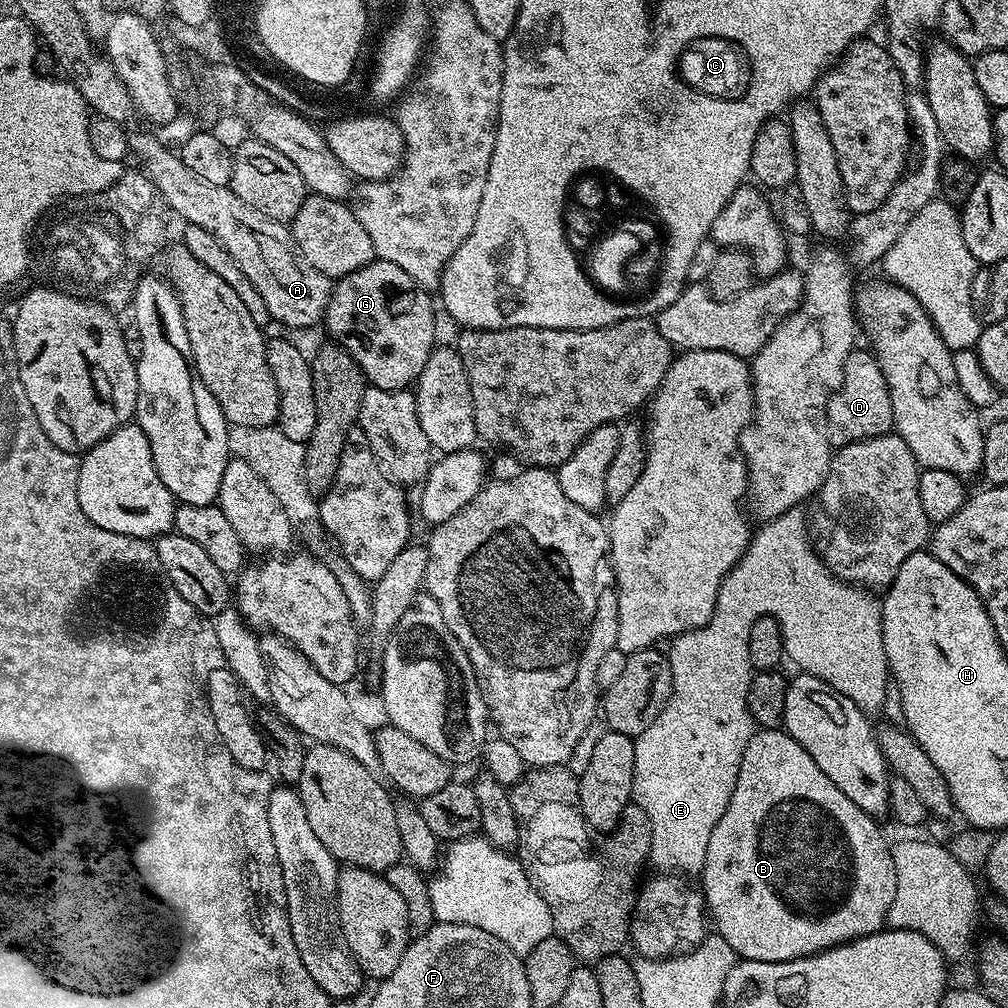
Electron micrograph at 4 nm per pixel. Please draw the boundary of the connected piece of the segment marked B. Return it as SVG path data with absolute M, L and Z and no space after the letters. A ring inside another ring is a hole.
M760 728L752 733L750 742L746 742L746 754L742 754L742 766L738 770L738 782L734 786L734 794L730 794L730 806L726 806L726 814L714 826L714 834L710 834L710 846L706 846L706 862L702 873L702 891L707 911L715 931L735 950L740 960L754 962L786 962L797 960L803 956L813 956L827 948L836 948L851 940L869 936L881 931L887 925L890 902L894 902L894 862L889 841L884 841L880 828L873 817L867 816L822 770L818 770L818 762L790 738L790 734L780 728Z

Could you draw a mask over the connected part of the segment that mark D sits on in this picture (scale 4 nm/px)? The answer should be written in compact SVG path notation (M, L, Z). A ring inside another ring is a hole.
M854 350L848 355L842 370L842 382L828 400L828 441L836 450L859 440L889 435L894 428L894 406L890 402L890 390L886 386L886 378L871 351L863 351Z

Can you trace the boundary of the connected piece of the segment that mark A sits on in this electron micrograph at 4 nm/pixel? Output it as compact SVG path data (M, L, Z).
M139 130L135 136L130 138L127 147L130 152L138 152L140 156L143 156L145 162L143 173L152 180L163 203L169 209L172 207L184 219L185 225L202 226L202 230L214 234L214 238L218 238L218 242L222 242L222 246L230 254L230 258L234 258L234 262L238 262L238 266L242 266L242 274L246 274L246 278L250 278L250 282L254 282L254 290L258 290L258 294L262 294L262 302L266 302L268 315L273 321L277 320L278 323L285 324L288 328L312 328L315 324L317 327L323 321L330 295L329 277L314 270L314 266L310 266L310 262L306 262L306 258L302 258L292 237L291 227L287 223L274 218L266 218L266 214L254 210L254 206L246 206L246 202L242 202L242 198L238 198L238 194L234 194L231 186L206 182L202 178L198 178L198 174L194 174L187 168L173 149L171 152L158 137L151 136L145 130Z

